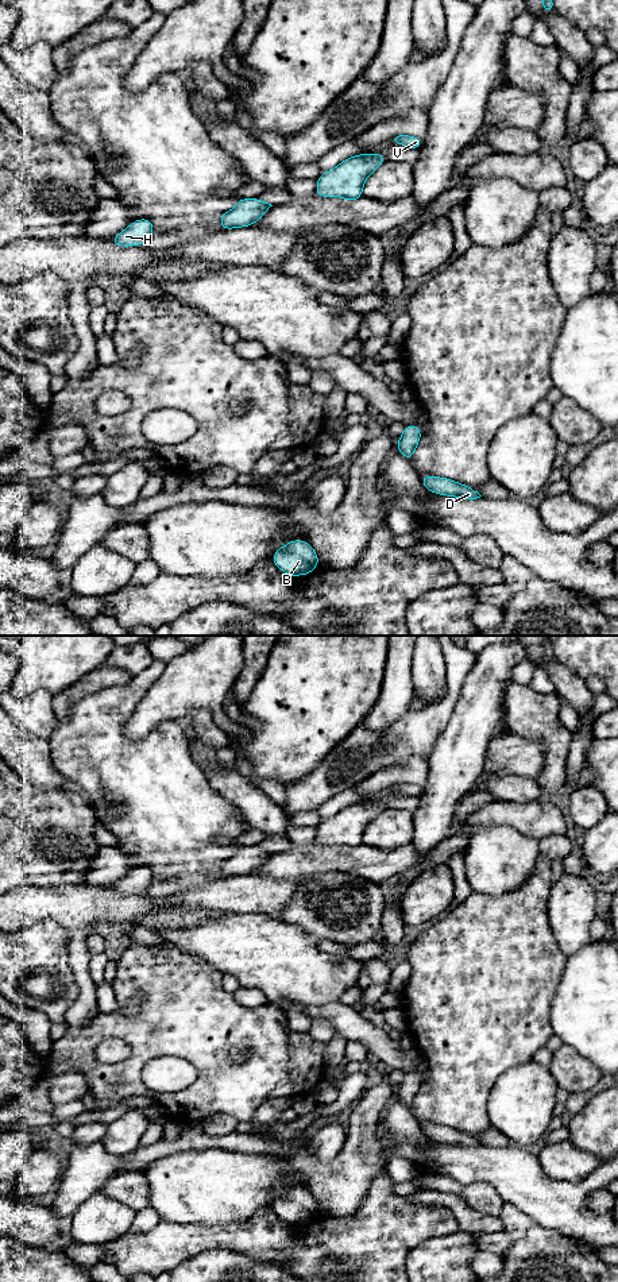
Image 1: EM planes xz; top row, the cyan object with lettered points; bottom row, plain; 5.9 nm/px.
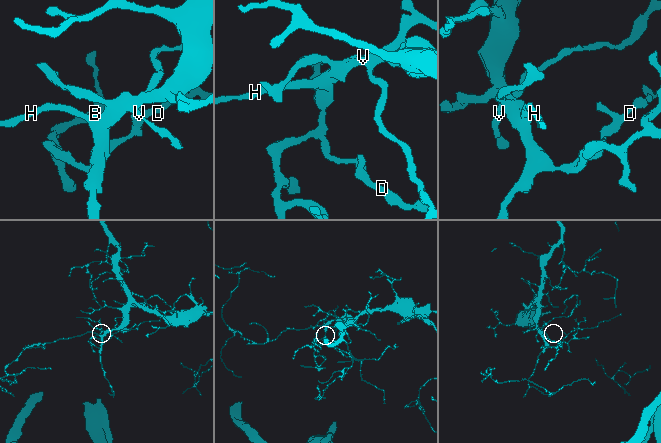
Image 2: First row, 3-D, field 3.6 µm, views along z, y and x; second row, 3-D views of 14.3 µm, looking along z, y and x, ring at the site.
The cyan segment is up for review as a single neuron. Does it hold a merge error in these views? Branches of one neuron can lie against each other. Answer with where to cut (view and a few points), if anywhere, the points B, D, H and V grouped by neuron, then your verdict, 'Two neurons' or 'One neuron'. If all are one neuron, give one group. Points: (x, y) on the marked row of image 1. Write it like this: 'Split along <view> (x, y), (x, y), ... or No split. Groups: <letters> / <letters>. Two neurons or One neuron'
No split. Groups: B D H V. One neuron

